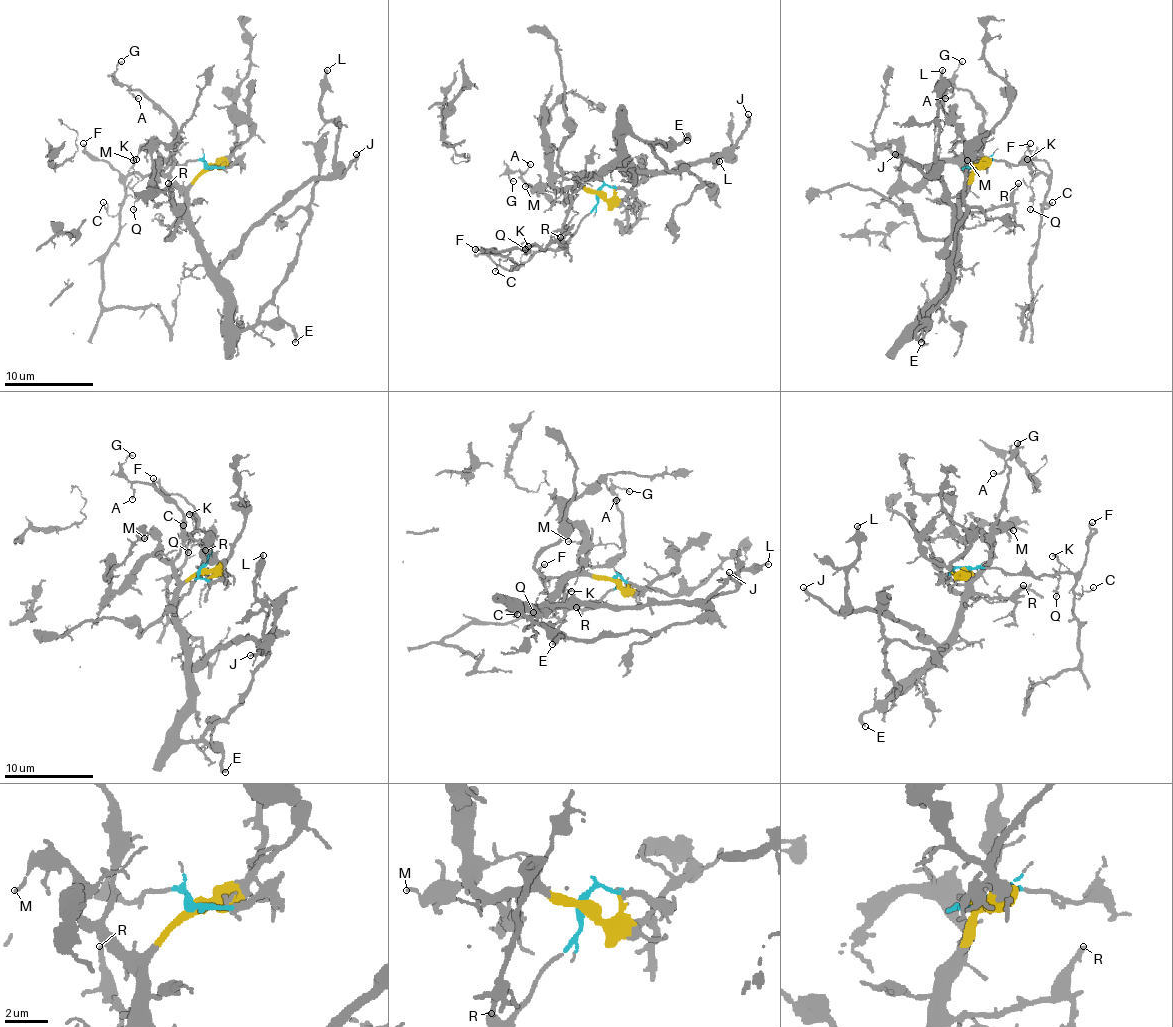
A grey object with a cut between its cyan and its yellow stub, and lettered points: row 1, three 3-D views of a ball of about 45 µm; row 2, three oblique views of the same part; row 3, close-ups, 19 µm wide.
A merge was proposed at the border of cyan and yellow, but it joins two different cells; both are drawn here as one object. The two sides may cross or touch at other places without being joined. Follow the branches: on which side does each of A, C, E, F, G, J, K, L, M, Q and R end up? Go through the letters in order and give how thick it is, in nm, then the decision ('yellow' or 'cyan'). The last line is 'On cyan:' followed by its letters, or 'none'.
A: 110 nm | yellow
C: 90 nm | cyan
E: 320 nm | yellow
F: 180 nm | cyan
G: 130 nm | yellow
J: 170 nm | yellow
K: 160 nm | cyan
L: 240 nm | yellow
M: 130 nm | yellow
Q: 100 nm | cyan
R: 240 nm | yellow
On cyan: C, F, K, Q

